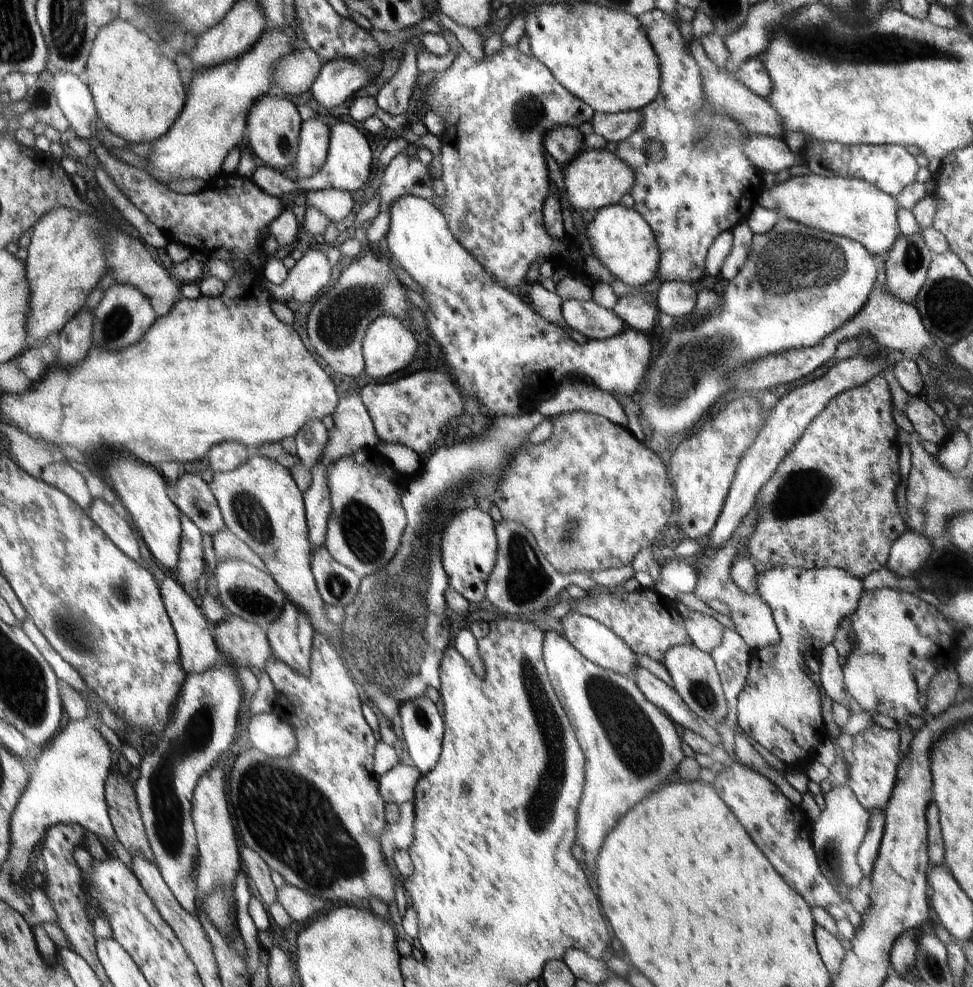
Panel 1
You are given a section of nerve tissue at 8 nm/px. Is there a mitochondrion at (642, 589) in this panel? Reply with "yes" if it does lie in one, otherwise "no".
no

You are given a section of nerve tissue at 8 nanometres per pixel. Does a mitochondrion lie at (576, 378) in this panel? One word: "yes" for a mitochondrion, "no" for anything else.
no

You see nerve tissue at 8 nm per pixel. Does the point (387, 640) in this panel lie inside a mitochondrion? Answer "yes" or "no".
yes

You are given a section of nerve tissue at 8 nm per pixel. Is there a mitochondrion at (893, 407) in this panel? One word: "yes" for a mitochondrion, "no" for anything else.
no

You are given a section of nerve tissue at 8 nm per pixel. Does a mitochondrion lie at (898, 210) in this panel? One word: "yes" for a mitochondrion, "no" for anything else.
no

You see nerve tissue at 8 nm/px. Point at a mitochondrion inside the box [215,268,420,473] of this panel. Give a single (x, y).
(337, 322)

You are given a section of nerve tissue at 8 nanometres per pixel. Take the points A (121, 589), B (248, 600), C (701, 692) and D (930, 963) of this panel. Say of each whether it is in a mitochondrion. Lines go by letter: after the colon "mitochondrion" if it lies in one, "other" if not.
A: mitochondrion
B: mitochondrion
C: mitochondrion
D: mitochondrion

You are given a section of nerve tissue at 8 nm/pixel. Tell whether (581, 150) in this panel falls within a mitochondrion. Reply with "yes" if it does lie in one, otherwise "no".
no

